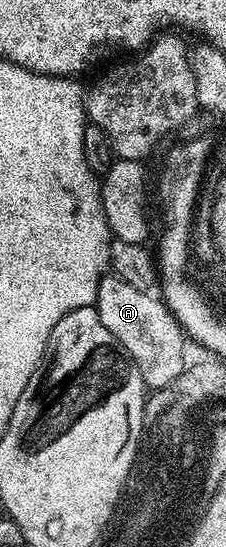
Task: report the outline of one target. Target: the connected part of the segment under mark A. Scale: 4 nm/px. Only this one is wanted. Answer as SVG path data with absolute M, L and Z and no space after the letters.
M113 274L101 277L95 307L102 325L123 346L133 358L137 370L141 372L144 385L151 390L163 388L186 368L185 333L170 307L155 298L150 291L137 290L131 283Z

